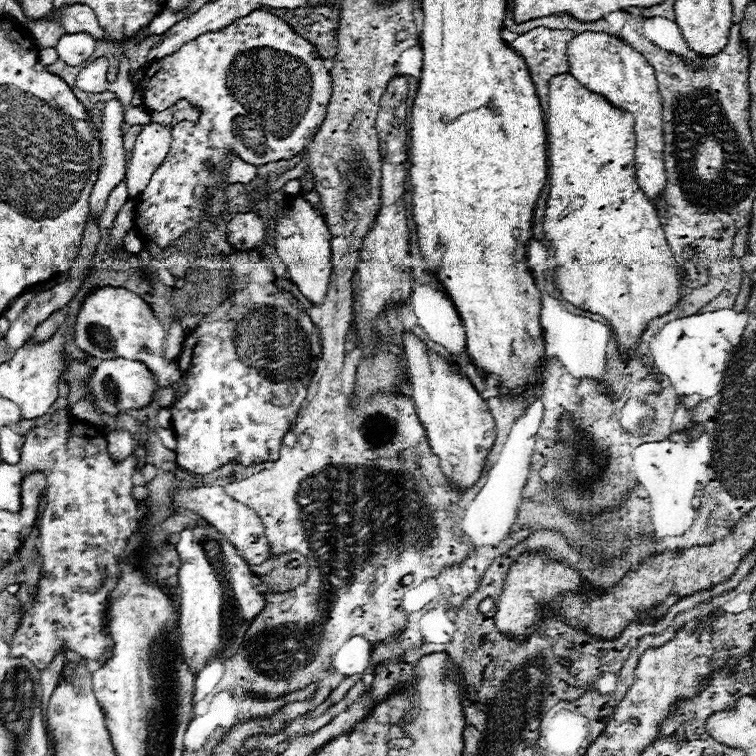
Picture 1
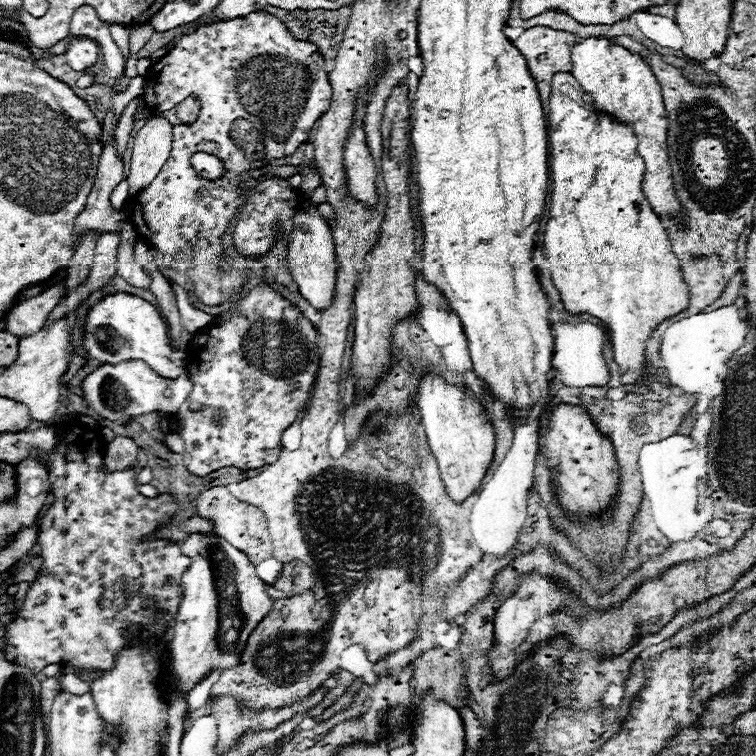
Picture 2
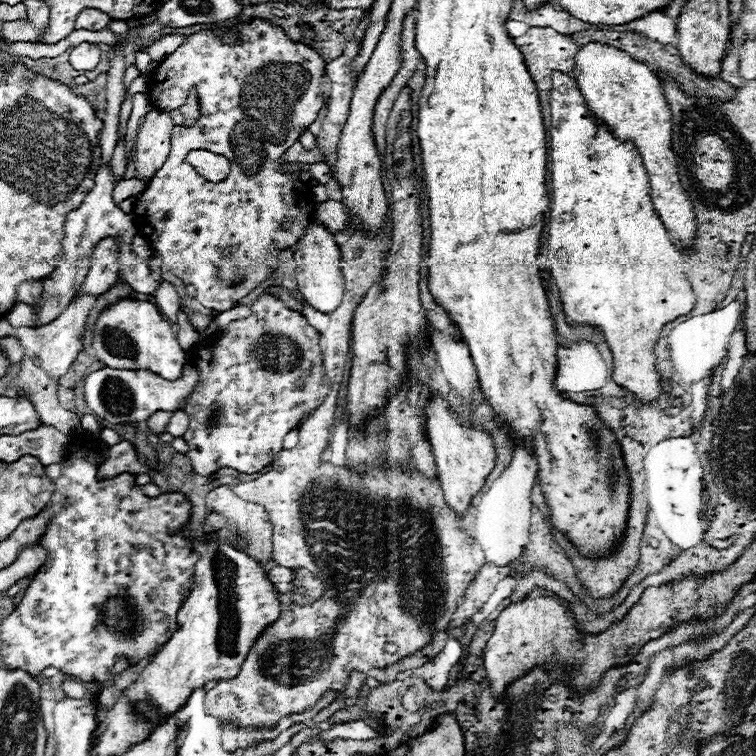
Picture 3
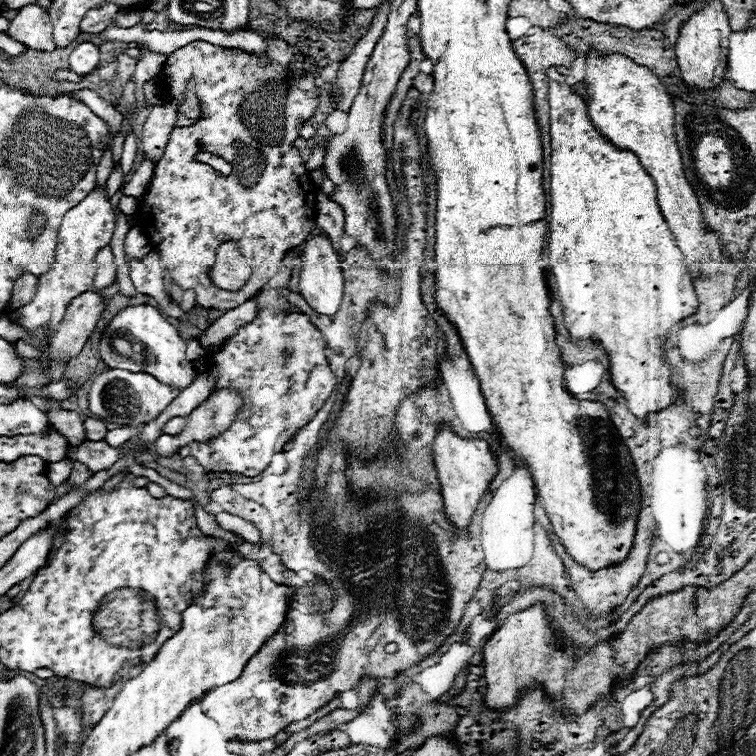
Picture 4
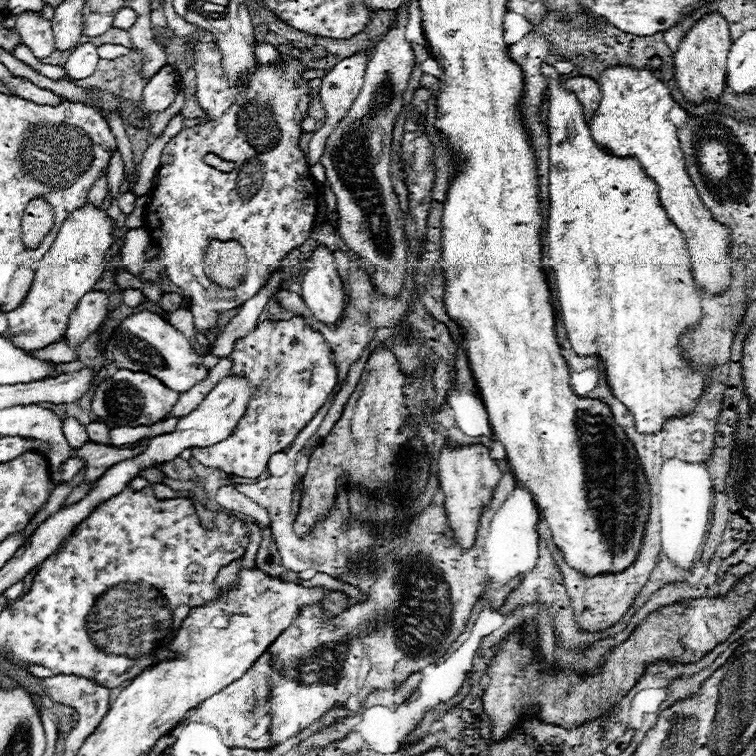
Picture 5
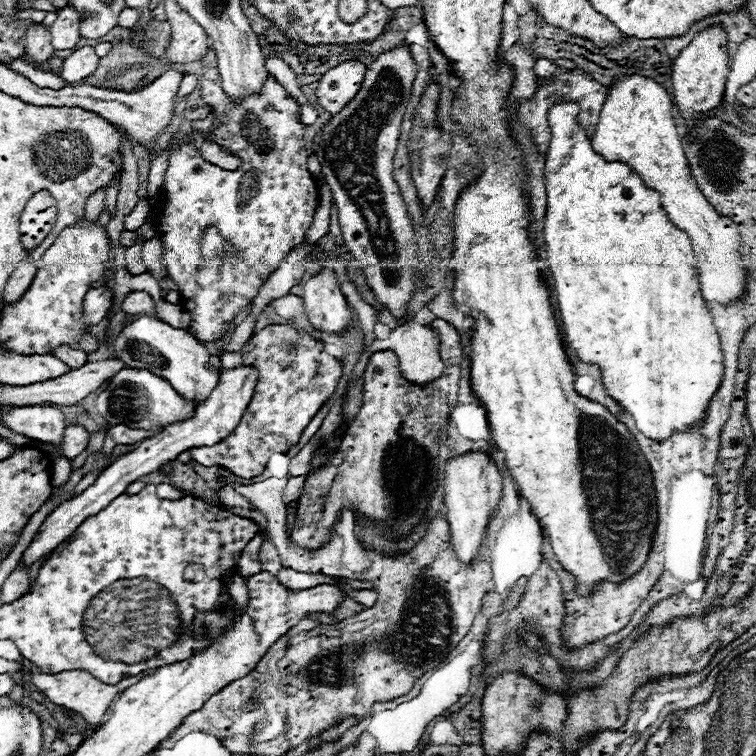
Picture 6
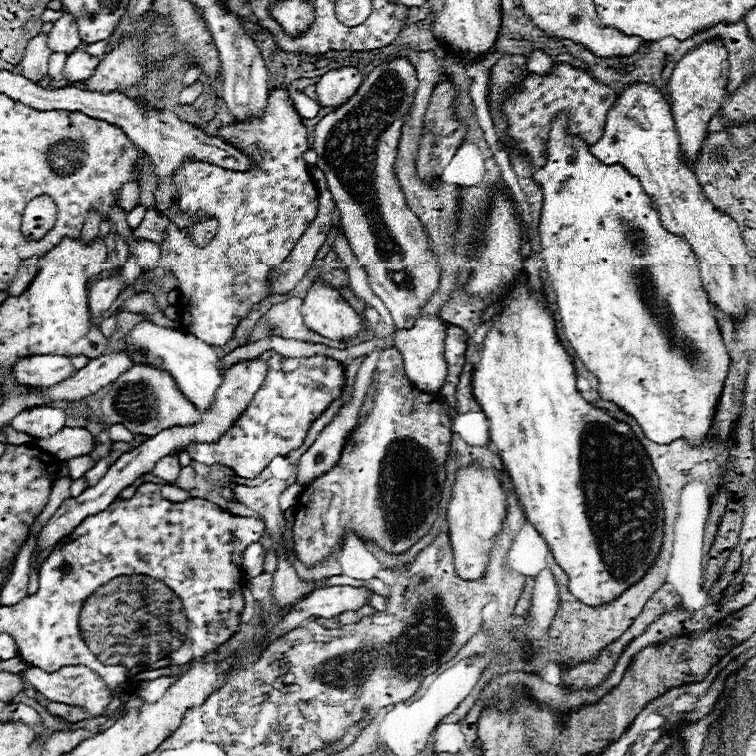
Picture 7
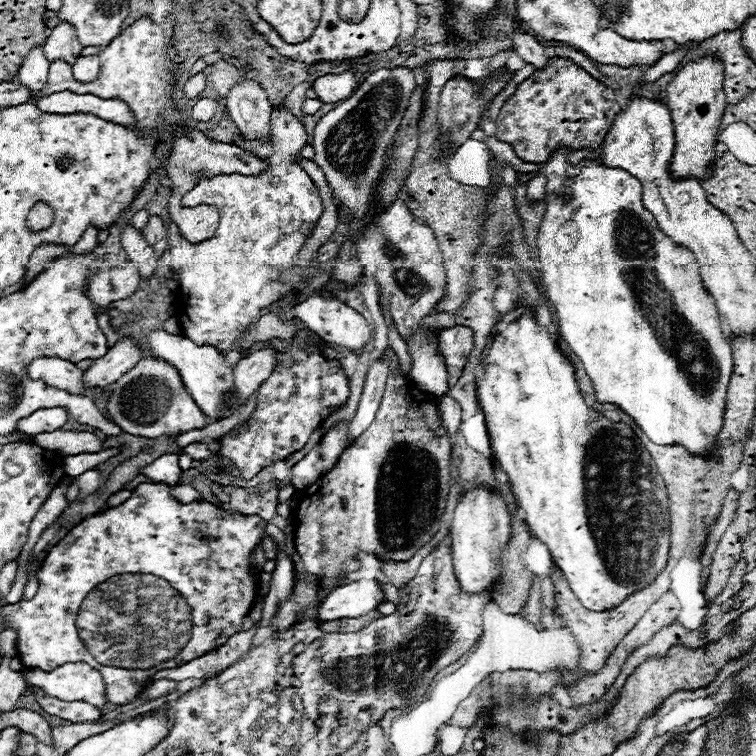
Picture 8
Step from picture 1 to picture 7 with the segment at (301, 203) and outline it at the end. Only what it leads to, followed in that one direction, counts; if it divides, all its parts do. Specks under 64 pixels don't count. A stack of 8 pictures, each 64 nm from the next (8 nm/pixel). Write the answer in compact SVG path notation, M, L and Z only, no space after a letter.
M316 282L300 306L304 324L324 338L344 342L364 332L364 318L330 286Z

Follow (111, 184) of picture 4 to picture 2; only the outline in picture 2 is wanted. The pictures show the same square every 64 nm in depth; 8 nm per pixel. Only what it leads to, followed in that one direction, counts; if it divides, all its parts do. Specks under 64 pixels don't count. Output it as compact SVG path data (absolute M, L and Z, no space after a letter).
M137 98L130 101L126 107L121 119L115 130L116 142L117 142L117 151L120 156L123 156L127 142L130 138L131 130L133 127L133 115L137 108Z

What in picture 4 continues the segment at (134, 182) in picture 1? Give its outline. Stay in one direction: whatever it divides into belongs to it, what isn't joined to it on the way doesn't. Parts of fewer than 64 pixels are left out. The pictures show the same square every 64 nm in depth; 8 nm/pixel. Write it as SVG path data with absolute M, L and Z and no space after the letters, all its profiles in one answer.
M176 102L166 104L166 106L152 106L150 114L142 130L142 149L143 155L147 158L160 160L170 132L174 128L178 116L178 106Z

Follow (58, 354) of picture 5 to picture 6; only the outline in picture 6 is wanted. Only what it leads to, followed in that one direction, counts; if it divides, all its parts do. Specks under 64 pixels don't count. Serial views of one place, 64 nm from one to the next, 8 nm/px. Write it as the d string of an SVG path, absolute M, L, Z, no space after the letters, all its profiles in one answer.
M60 346L56 352L52 352L52 356L56 356L56 358L60 358L60 360L64 360L72 370L82 368L82 366L86 364L86 360L88 360L88 354L86 354L86 352L72 350L72 348L68 348L68 346Z

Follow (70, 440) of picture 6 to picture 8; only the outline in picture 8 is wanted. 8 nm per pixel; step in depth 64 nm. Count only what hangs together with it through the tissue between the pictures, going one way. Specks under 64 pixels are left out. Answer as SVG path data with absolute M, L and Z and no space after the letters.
M56 430L56 432L38 434L34 438L34 442L40 444L42 448L60 452L62 456L76 456L82 452L100 452L102 450L102 440L92 432Z

